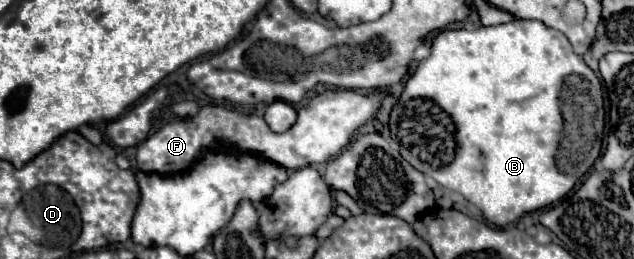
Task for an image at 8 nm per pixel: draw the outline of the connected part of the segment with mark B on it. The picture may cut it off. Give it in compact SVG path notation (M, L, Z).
M512 20L508 24L498 26L480 26L476 30L442 30L436 34L430 46L430 56L420 60L414 74L404 84L404 90L390 112L390 132L392 138L400 144L400 154L406 162L410 162L416 170L426 176L432 176L438 184L448 190L462 194L468 202L482 210L484 218L496 226L508 226L516 222L522 214L534 212L544 208L562 196L566 196L576 180L580 180L602 148L602 134L604 134L604 102L602 102L602 86L596 74L584 64L580 56L574 54L568 38L554 30L546 28L540 20Z

